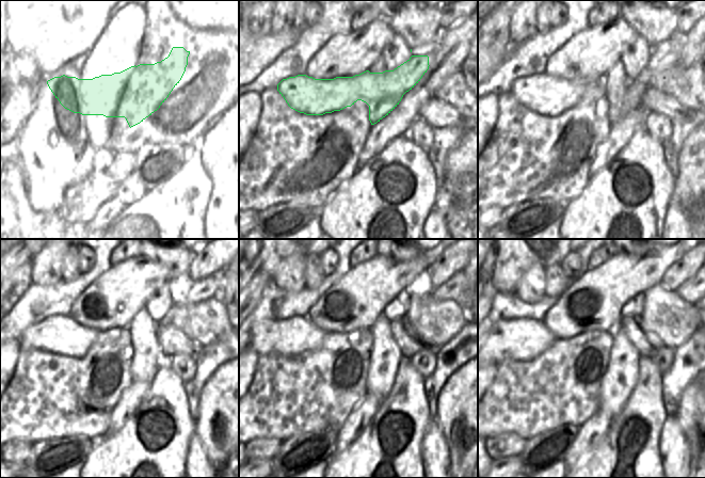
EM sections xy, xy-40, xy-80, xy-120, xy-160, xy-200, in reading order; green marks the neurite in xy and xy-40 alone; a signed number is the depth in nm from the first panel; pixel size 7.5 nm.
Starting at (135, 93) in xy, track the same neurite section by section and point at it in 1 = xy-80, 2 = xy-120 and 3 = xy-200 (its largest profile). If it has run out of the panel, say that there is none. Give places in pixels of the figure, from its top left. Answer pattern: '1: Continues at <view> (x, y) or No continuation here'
1: Continues at xy-80 (545, 95)
2: Continues at xy-120 (61, 335)
3: Continues at xy-200 (524, 338).

